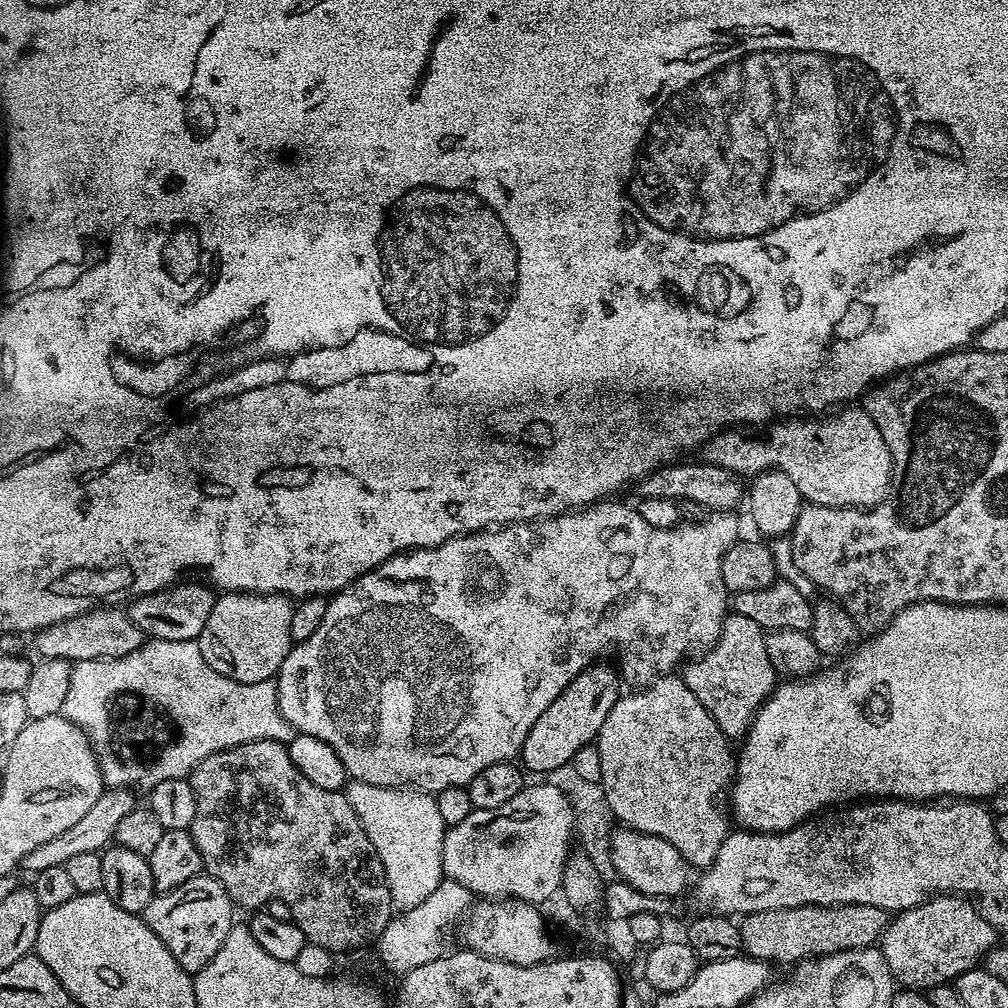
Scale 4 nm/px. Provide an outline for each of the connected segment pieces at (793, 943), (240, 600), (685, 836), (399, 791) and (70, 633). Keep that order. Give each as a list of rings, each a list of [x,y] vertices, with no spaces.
[[[807,904],[750,912],[738,924],[740,947],[743,955],[751,956],[753,960],[799,962],[835,952],[871,948],[879,941],[889,920],[889,913],[883,908],[865,904]]]
[[[224,592],[217,599],[214,610],[210,610],[206,626],[202,626],[202,634],[198,641],[202,658],[206,658],[210,666],[218,670],[218,674],[231,680],[249,684],[273,679],[279,673],[282,662],[287,658],[294,643],[290,632],[293,609],[293,601],[279,592]]]
[[[662,675],[650,686],[629,692],[632,692],[629,696],[628,693],[621,695],[610,714],[606,714],[606,722],[602,722],[602,730],[594,741],[601,755],[599,782],[604,787],[609,813],[617,816],[623,827],[670,842],[693,869],[708,868],[730,831],[729,817],[726,812],[724,817],[719,808],[720,795],[723,792],[725,795],[726,785],[734,772],[734,758],[728,754],[729,737],[722,734],[718,722],[714,722],[706,706],[702,706],[696,693],[685,686],[679,675]]]
[[[352,780],[347,785],[346,795],[362,822],[362,830],[366,830],[374,850],[382,858],[393,909],[407,910],[426,902],[426,898],[430,898],[430,894],[438,890],[441,880],[445,879],[442,850],[446,825],[442,822],[442,814],[438,814],[435,795],[422,792],[419,788],[374,786],[361,780]]]
[[[100,606],[95,610],[85,611],[83,614],[76,617],[74,620],[66,620],[62,624],[55,625],[51,628],[43,629],[34,636],[34,648],[41,652],[44,655],[44,658],[48,660],[66,660],[69,662],[75,662],[78,660],[113,660],[114,658],[122,658],[126,654],[134,654],[134,650],[138,650],[143,644],[146,642],[146,637],[144,635],[144,631],[140,629],[138,626],[134,626],[134,622],[129,618],[127,611],[123,607],[121,608],[104,608],[108,606]]]

